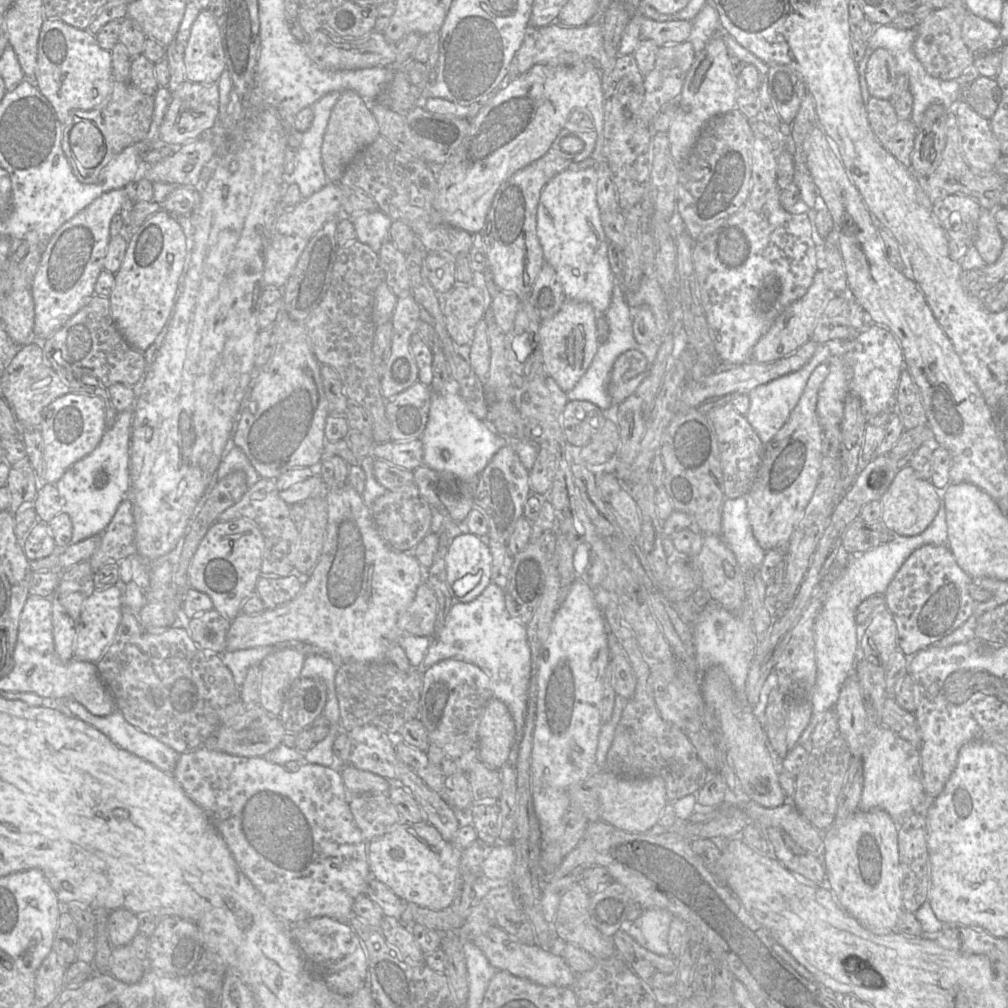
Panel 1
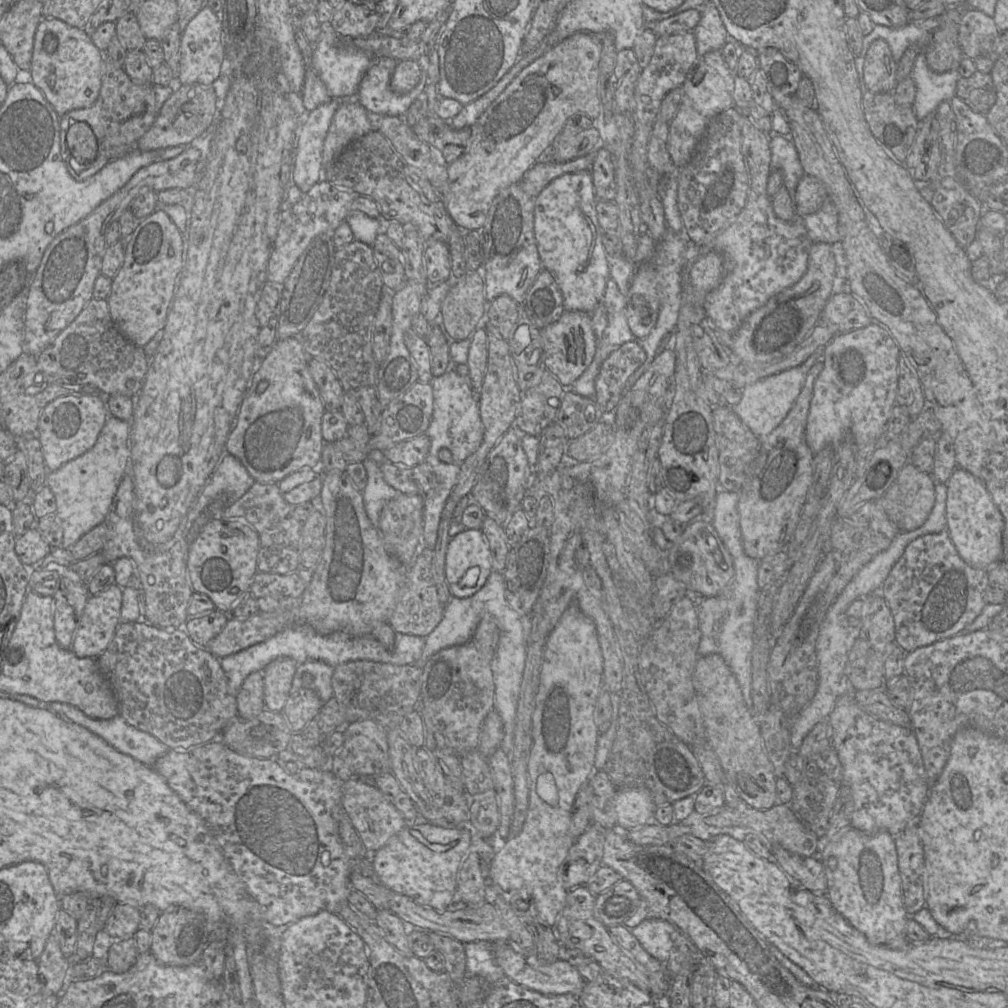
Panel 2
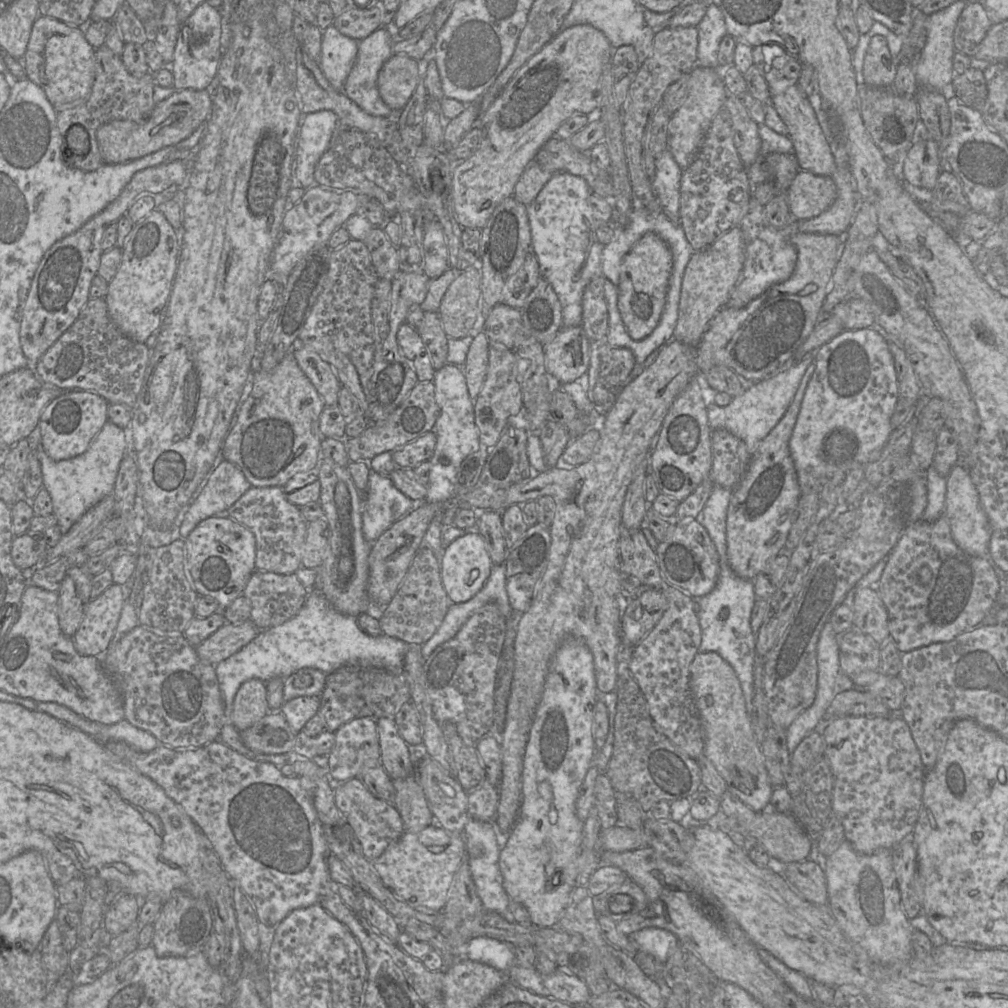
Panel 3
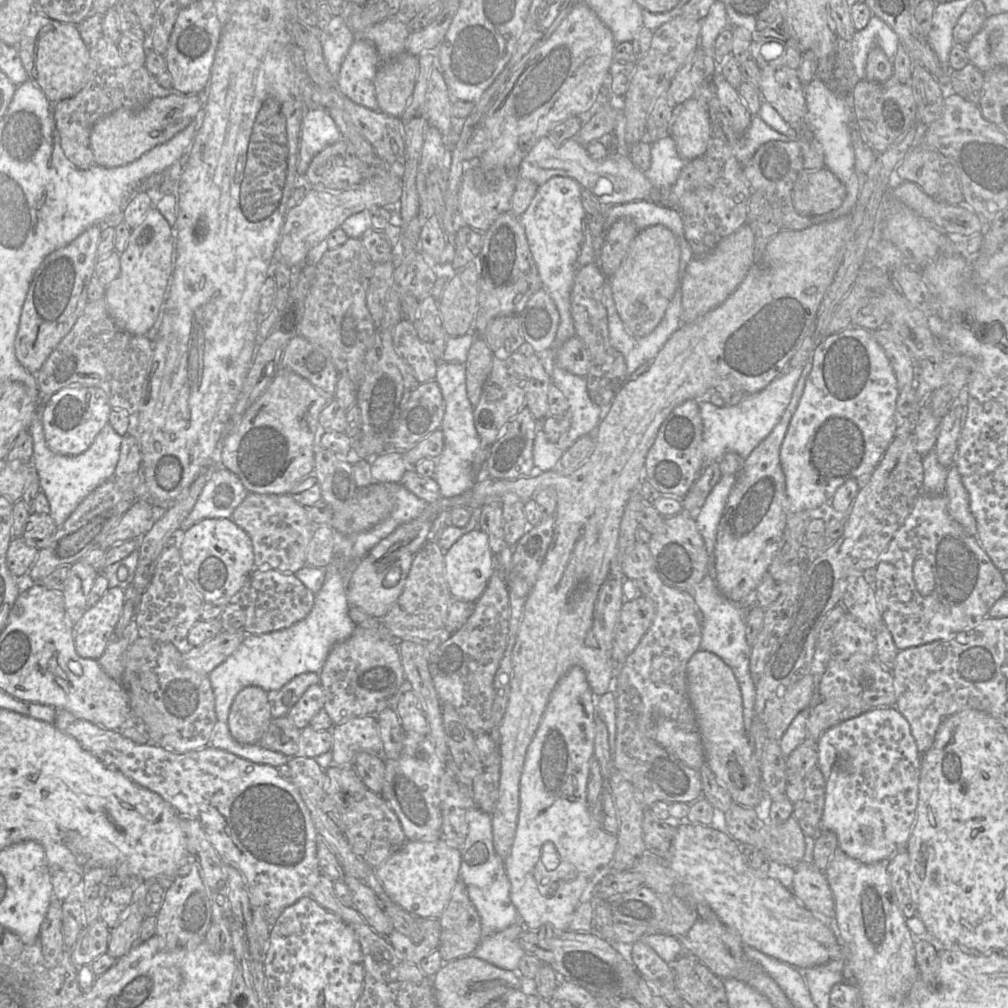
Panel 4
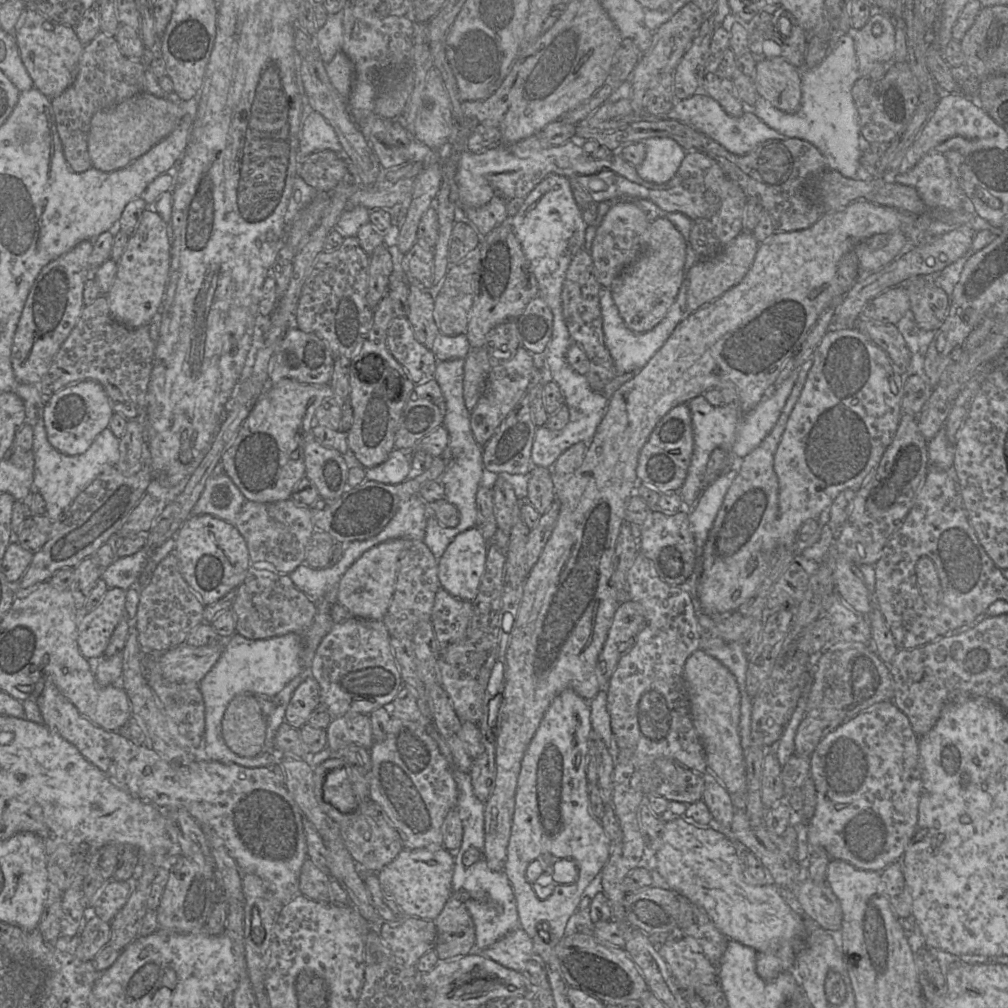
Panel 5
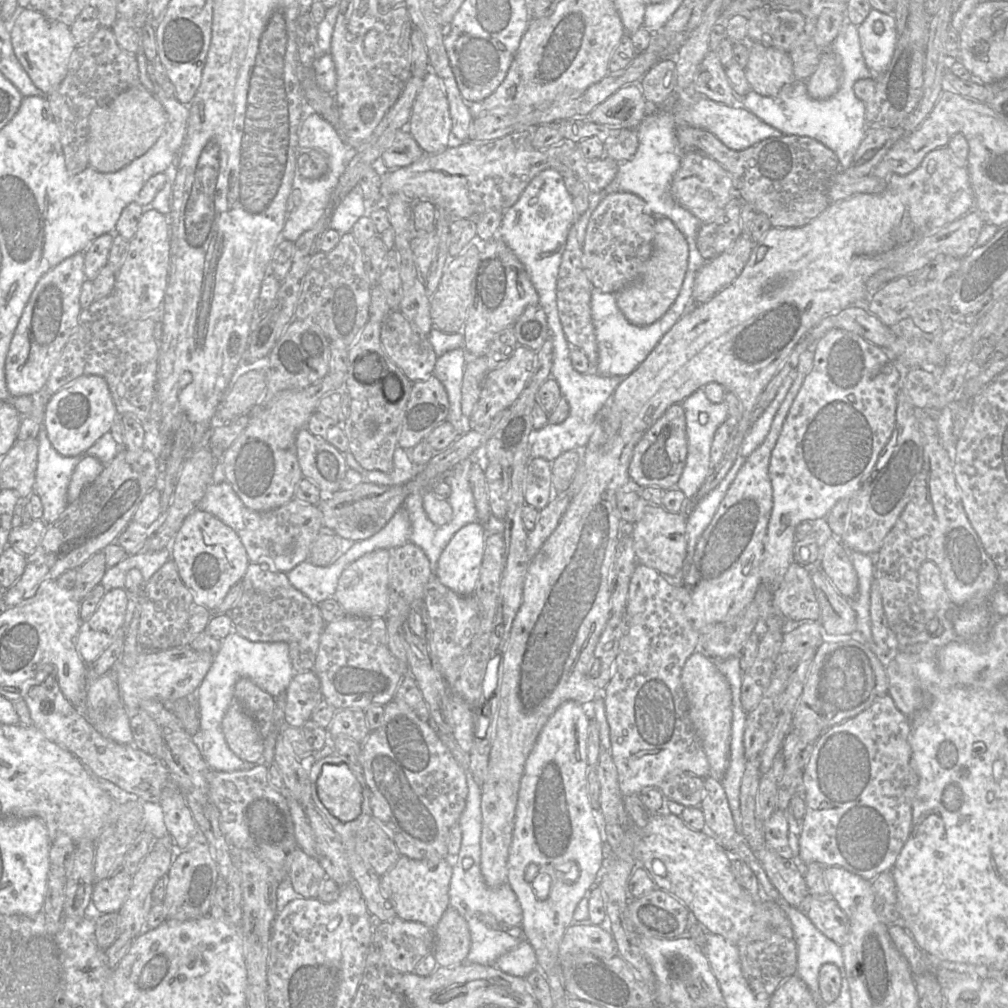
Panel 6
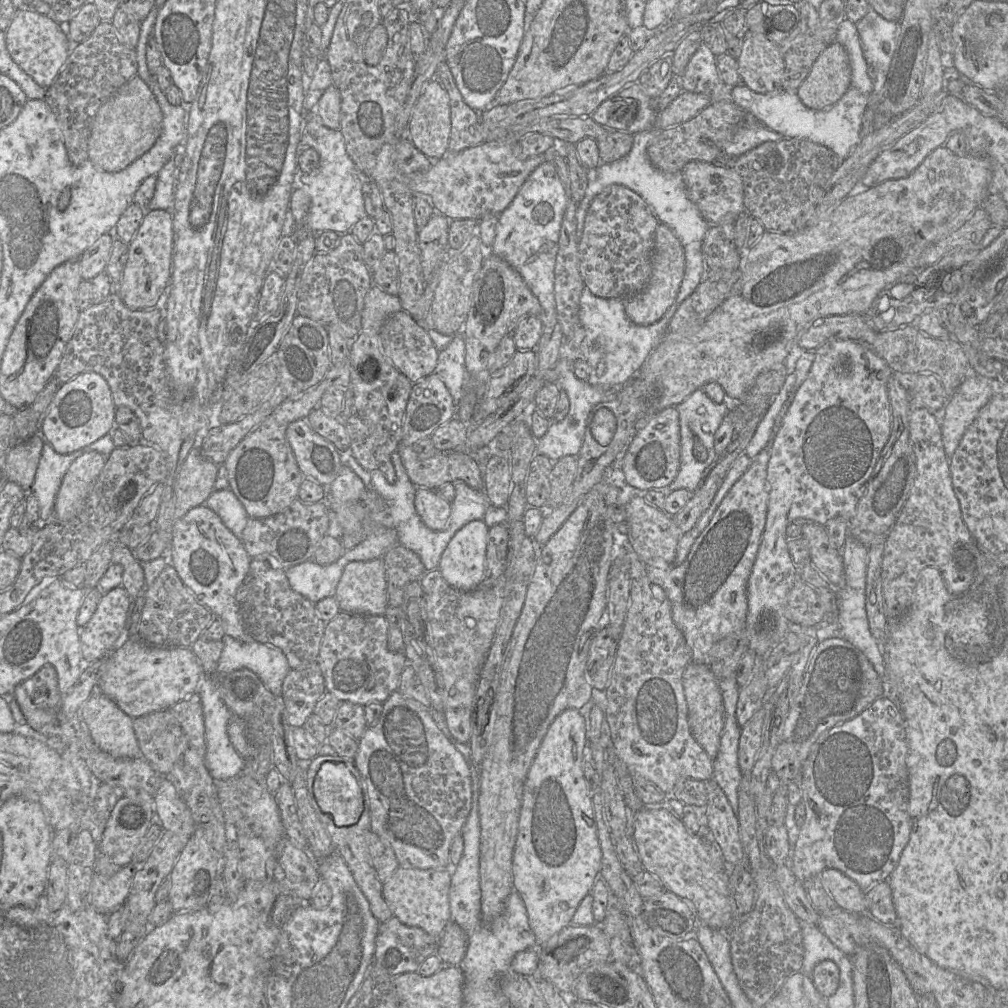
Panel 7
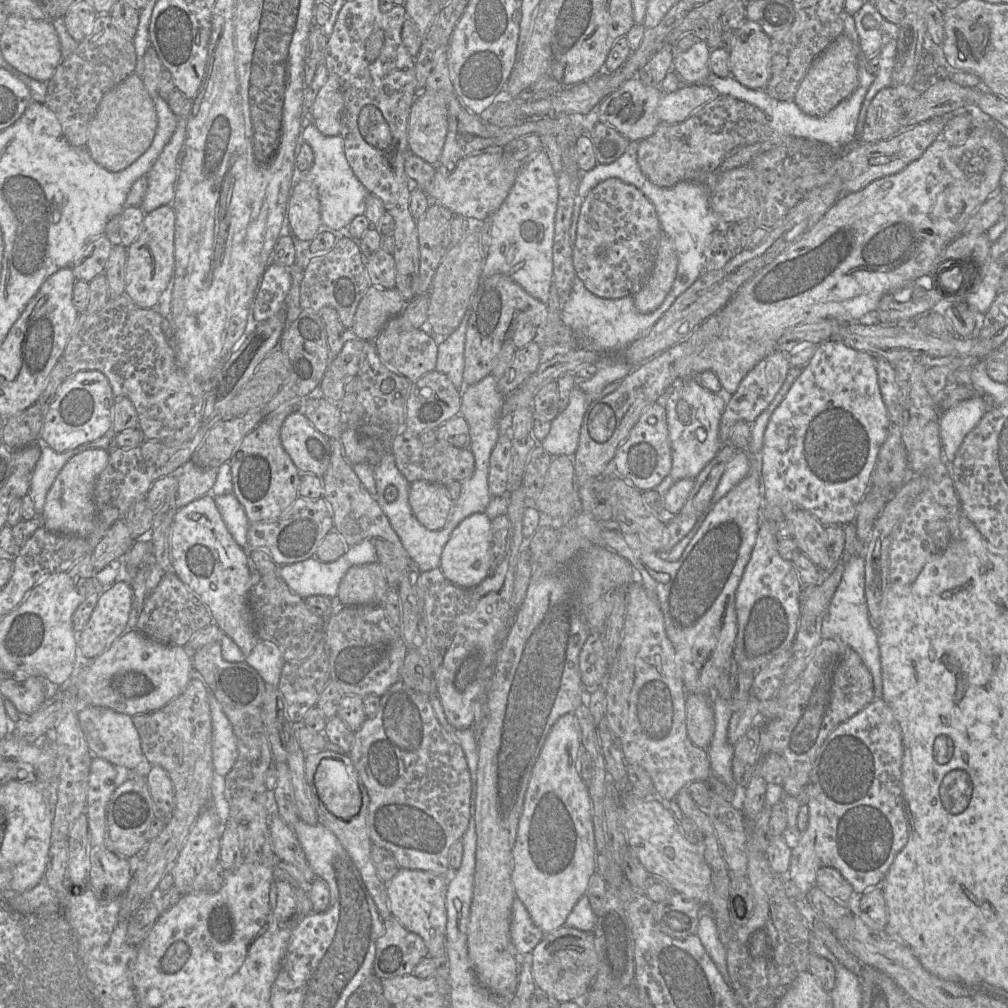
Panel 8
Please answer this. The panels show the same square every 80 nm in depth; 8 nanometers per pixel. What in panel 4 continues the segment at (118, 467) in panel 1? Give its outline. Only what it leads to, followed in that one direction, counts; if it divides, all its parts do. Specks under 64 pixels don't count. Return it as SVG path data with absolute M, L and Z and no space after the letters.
M37 409L34 413L29 432L33 439L32 464L39 477L40 490L46 495L49 502L49 515L55 524L60 526L88 494L114 476L120 458L123 437L117 434L108 422L97 434L90 447L82 454L77 456L57 454L46 443L41 409Z

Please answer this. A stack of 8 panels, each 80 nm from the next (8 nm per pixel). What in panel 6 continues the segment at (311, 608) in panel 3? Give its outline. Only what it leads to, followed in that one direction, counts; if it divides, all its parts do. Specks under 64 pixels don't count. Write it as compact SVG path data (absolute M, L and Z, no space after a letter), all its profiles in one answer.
M235 631L221 641L221 648L195 694L200 719L198 745L211 770L233 772L248 770L258 764L249 763L239 758L229 748L224 737L222 720L230 705L235 701L236 682L243 677L249 678L276 699L284 695L294 674L289 656L289 646L285 642L252 642Z

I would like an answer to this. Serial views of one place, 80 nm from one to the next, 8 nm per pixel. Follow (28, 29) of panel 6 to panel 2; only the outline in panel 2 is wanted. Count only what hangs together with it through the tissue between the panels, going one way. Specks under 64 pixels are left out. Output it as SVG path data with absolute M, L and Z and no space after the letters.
M56 18L41 19L35 32L30 72L33 84L43 93L59 117L72 110L90 107L96 101L102 84L104 54L94 45L84 29Z

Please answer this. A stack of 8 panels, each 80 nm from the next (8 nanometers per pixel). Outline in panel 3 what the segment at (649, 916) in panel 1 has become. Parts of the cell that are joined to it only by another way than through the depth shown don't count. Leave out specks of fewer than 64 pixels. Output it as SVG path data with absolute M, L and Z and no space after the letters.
M655 927L644 928L629 937L638 949L653 955L662 963L666 963L680 945L672 932Z

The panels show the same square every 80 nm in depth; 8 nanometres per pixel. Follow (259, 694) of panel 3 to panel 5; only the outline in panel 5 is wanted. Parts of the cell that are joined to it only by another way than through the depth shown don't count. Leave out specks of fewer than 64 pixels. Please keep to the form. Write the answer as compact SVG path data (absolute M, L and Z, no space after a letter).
M237 695L222 719L222 735L228 748L241 757L253 758L265 750L267 719L256 696Z

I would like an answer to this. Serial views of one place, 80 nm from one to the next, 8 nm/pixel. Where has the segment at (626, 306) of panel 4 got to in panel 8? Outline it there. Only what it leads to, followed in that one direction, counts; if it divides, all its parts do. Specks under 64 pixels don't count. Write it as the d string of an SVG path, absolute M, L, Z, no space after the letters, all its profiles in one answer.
M662 233L651 275L645 286L632 296L638 312L648 314L662 304L675 280L677 266L678 257L673 242Z

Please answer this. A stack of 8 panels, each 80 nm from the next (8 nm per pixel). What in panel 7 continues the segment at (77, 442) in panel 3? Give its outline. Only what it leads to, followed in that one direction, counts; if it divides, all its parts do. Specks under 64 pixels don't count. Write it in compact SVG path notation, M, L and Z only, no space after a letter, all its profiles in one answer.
M96 372L82 373L59 386L42 422L40 435L57 453L70 454L110 434L115 427L115 413L107 381Z

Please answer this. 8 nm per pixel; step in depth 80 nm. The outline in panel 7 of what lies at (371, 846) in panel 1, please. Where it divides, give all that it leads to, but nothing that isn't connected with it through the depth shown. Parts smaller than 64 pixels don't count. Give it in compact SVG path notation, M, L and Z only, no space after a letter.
M399 865L383 883L383 896L393 916L410 927L419 927L438 939L451 921L449 909L450 872L447 870L418 869Z

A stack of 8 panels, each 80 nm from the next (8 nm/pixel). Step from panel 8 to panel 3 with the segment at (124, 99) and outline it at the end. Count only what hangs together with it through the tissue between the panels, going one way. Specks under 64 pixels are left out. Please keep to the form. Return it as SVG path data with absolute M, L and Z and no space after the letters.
M205 90L174 91L165 100L156 103L149 118L142 123L114 120L102 125L96 133L99 152L104 164L120 164L139 159L165 147L174 147L188 138L211 115L212 95Z

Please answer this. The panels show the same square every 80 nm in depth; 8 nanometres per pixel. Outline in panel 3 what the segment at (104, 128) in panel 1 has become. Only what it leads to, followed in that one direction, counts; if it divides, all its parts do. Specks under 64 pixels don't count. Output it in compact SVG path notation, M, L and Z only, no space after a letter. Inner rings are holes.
M105 44L95 50L95 79L88 99L73 108L57 111L57 127L62 141L62 157L67 165L90 172L104 163L99 152L96 133L104 124L114 120L145 122L151 115L156 103L153 98L154 73L142 77L131 75L120 56L113 53ZM73 125L82 125L90 137L90 151L84 156L75 155L67 145L67 132Z

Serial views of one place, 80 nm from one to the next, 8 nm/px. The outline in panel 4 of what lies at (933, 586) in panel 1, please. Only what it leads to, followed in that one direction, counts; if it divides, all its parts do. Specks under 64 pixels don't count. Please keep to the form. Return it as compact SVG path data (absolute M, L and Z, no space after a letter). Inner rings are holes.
M922 492L916 499L913 508L902 524L902 526L897 530L892 540L890 541L888 547L880 558L876 565L876 578L875 578L875 594L877 602L880 608L881 616L884 624L890 631L894 643L898 650L903 650L906 648L923 645L936 640L948 640L953 638L957 633L970 629L977 625L982 619L984 619L992 607L992 605L1002 597L1006 592L1006 584L1003 578L1002 572L995 566L988 554L985 552L977 536L969 534L950 514L948 509L947 497L945 494L932 495L926 492ZM919 557L925 557L931 564L933 568L935 586L933 591L927 595L922 596L915 584L913 576L913 564L915 560Z

